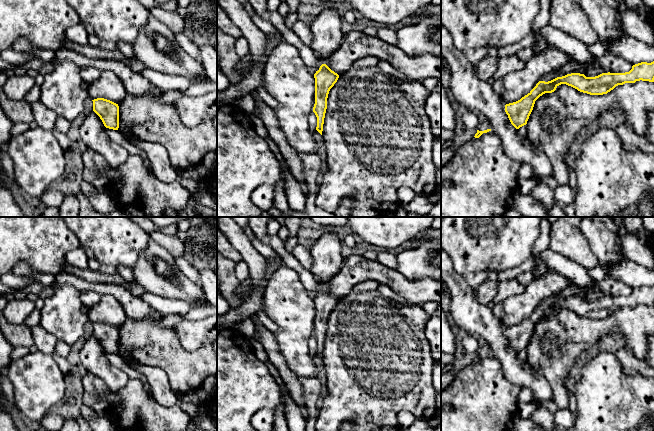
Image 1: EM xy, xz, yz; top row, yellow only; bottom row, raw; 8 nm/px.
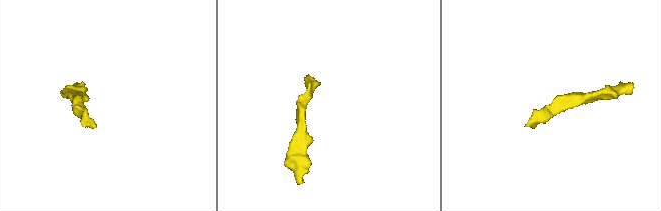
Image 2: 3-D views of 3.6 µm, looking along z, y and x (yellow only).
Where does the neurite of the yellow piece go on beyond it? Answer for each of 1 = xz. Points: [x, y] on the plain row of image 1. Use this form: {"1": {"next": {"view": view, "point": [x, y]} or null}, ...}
{"1": {"next": null}}

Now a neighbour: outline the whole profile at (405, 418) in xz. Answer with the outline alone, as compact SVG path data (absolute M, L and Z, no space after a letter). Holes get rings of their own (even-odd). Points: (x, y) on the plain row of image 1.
M406 410L399 412L397 414L397 421L398 421L399 429L401 431L405 431L407 428L410 427L411 424L414 423L414 421L417 418L418 417L415 414Z

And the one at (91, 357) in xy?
M94 335L86 339L76 355L76 361L87 372L102 379L112 391L120 390L130 379L125 372L108 361L102 344Z

